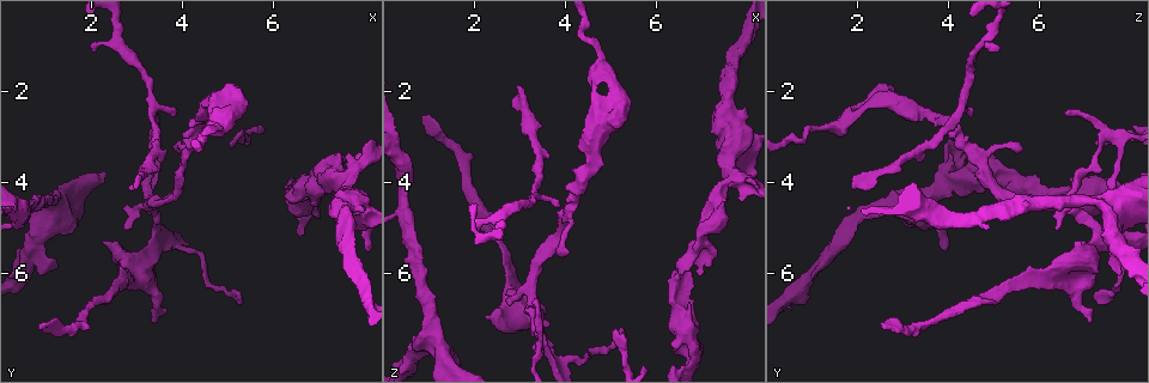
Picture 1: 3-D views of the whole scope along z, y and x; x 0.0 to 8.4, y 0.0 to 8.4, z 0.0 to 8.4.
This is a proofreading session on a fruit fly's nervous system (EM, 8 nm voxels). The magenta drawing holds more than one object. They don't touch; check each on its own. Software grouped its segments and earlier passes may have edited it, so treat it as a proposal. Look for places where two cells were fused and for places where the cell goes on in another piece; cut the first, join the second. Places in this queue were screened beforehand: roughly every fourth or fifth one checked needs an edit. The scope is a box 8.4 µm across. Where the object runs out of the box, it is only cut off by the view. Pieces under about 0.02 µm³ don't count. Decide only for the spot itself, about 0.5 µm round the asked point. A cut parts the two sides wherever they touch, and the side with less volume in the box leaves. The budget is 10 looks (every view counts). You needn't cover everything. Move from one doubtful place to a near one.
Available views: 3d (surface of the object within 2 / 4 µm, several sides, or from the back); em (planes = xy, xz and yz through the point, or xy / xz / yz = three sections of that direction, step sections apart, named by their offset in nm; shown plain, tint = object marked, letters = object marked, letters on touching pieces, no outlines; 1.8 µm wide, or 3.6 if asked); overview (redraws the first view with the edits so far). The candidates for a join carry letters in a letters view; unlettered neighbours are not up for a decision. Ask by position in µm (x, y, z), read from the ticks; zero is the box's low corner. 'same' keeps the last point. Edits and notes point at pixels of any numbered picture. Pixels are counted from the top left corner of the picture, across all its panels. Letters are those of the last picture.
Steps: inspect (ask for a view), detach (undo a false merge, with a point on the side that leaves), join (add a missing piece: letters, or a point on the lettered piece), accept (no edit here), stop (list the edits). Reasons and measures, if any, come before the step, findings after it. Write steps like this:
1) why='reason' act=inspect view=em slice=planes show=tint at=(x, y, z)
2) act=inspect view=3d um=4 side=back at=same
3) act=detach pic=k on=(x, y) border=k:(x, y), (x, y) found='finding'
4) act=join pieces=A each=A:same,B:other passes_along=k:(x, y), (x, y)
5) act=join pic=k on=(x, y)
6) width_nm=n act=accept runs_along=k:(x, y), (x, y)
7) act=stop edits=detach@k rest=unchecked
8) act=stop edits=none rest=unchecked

why='free end' act=inspect view=3d um=4 at=(7.90, 3.35, 4.40)

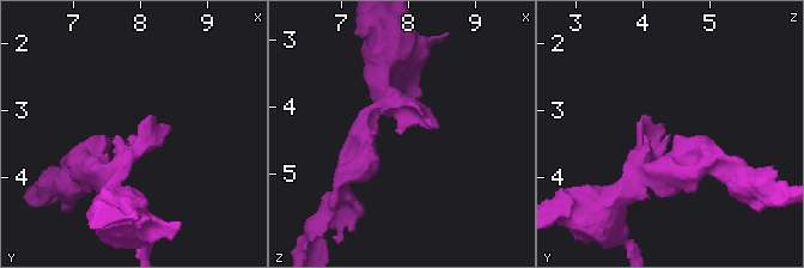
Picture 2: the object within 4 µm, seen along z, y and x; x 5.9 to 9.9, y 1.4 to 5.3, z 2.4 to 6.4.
arm_widths_nm=190,220 why='now the EM' act=inspect view=em um=3.6 slice=planes show=tint at=(7.90, 3.35, 4.35)

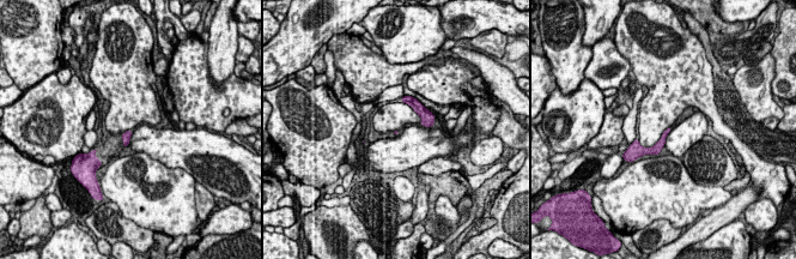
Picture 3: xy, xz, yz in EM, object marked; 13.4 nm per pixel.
why='what lies round it' act=inspect view=em um=3.6 slice=planes show=letters at=same

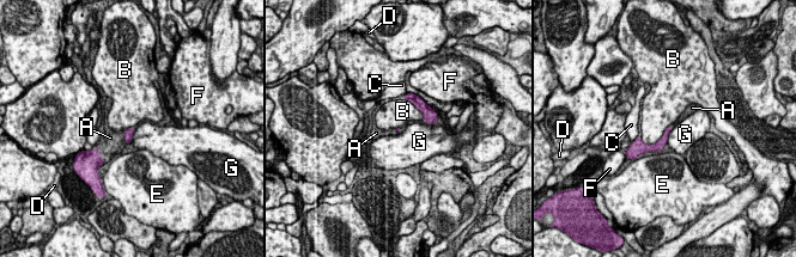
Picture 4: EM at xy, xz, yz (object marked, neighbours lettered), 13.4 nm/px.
longest_contact=B:460nm act=join pieces=A each=A:same,B:other,C:other,D:other,E:other,F:other,G:other found='the cell continues'

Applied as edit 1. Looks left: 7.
act=inspect view=overview

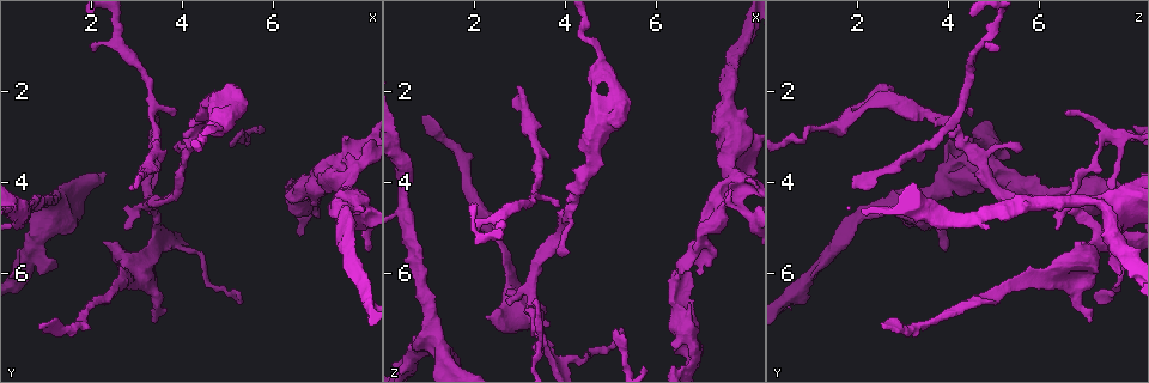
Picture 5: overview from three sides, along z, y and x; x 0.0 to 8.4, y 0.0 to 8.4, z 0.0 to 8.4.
why='end of a long branch' act=inspect view=3d um=2 at=(2.95, 4.10, 1.90)

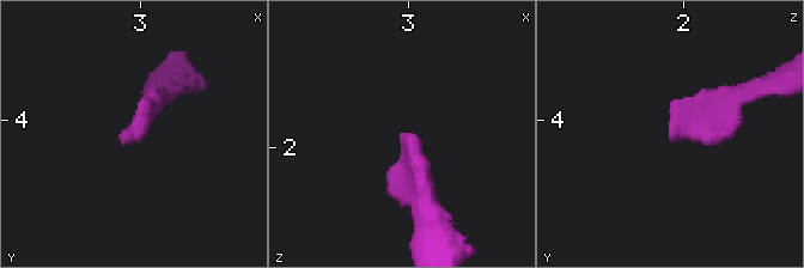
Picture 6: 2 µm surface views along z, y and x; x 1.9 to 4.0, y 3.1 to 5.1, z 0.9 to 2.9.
act=inspect view=em slice=xz step=16 show=tint at=(2.96, 4.10, 1.90)

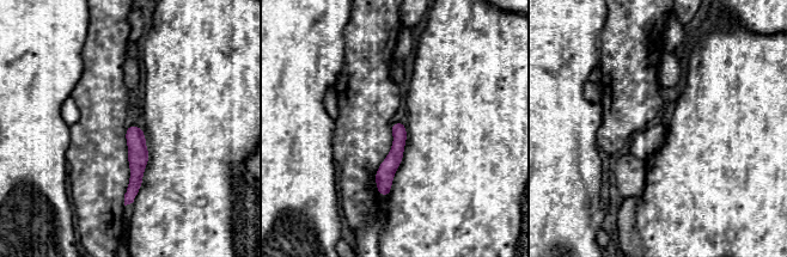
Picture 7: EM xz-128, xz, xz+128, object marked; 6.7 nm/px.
act=inspect view=em slice=xy step=16 show=letters at=same

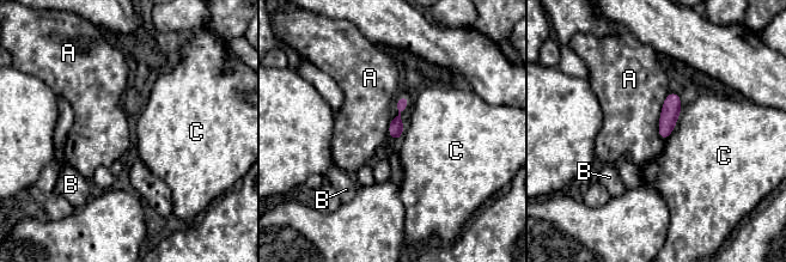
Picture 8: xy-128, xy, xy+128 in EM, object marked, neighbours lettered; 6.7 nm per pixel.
act=accept each=A:other,B:other,C:other border=8:(669, 92), (658, 126), (663, 141) found='none of them fits'

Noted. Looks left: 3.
why='thin end' act=inspect view=3d um=2 at=(0.85, 7.10, 2.65)

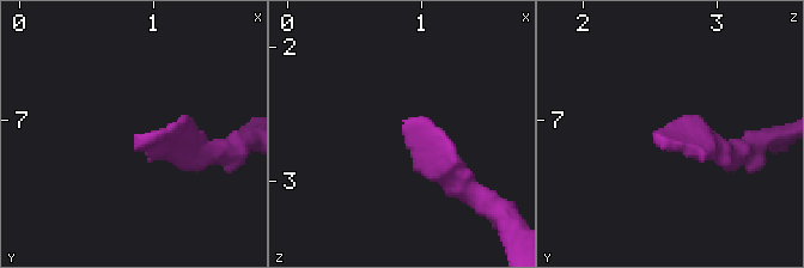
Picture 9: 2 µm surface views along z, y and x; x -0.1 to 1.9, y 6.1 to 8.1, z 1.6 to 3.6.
why='shape alone is not enough' act=inspect view=em slice=xy step=8 show=letters at=(0.84, 7.12, 2.62)

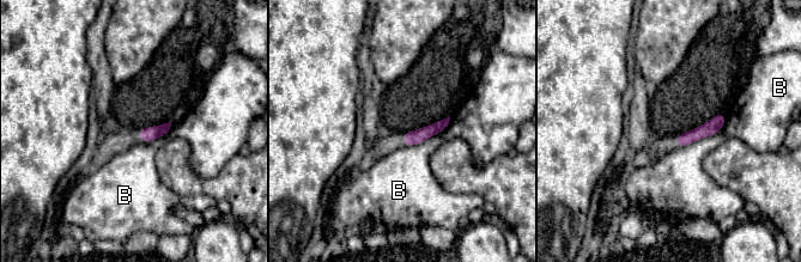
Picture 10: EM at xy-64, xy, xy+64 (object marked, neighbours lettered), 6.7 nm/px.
width_nm=90 act=accept each=B:other border=10:(726, 113), (717, 132), (678, 147) found='no lettered piece goes on from it'

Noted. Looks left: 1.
act=stop edits=join@4 rest=unchecked

